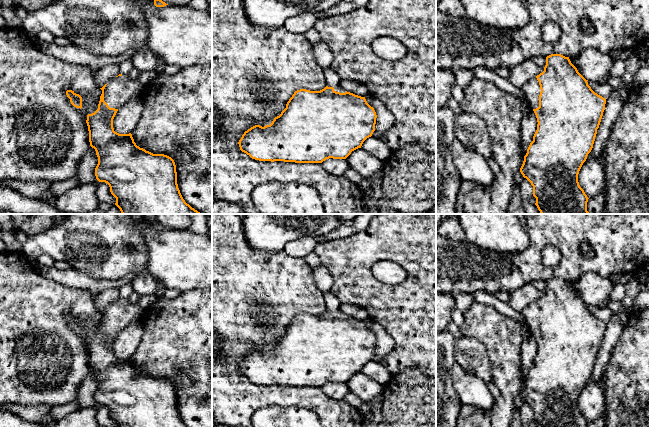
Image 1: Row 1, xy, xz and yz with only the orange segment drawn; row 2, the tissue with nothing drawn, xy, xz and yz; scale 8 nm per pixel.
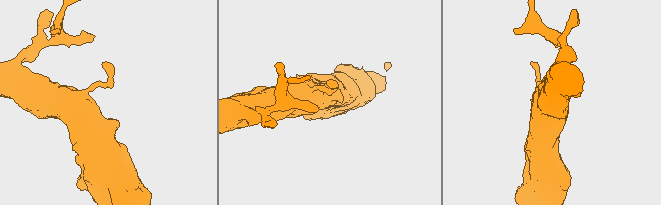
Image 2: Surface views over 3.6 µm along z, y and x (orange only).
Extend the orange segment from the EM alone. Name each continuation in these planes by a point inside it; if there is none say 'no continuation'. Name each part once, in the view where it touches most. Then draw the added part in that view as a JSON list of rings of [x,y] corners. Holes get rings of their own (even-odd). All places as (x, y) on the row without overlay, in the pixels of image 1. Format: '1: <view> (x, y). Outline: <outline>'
1: yz (531, 314). Outline: [[[533,302],[525,309],[521,311],[522,316],[524,317],[528,327],[532,333],[539,331],[539,319],[541,316],[539,305],[537,302]]]

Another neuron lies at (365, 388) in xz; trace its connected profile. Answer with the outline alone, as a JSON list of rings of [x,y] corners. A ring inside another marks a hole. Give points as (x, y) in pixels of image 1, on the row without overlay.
[[[362,372],[351,376],[346,382],[350,392],[356,394],[363,402],[369,402],[383,392],[384,386],[372,380]]]

